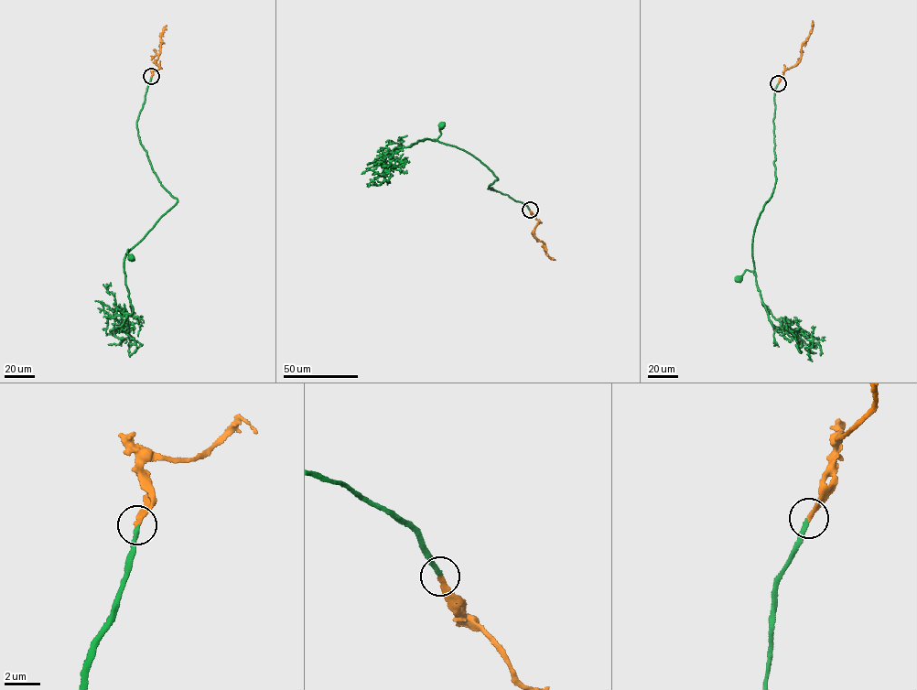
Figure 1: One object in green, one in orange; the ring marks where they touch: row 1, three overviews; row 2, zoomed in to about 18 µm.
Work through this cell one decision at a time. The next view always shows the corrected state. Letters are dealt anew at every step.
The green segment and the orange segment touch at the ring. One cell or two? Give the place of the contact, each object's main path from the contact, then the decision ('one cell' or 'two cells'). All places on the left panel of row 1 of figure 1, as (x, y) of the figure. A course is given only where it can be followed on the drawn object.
place (151, 76); course green (151, 76), (136, 122), (138, 135), (161, 185), (178, 202), (145, 237), (127, 252), (128, 249), (131, 258); course orange (151, 76), (152, 70), (160, 67), (156, 60), (162, 43), (161, 34), (167, 25); one cell

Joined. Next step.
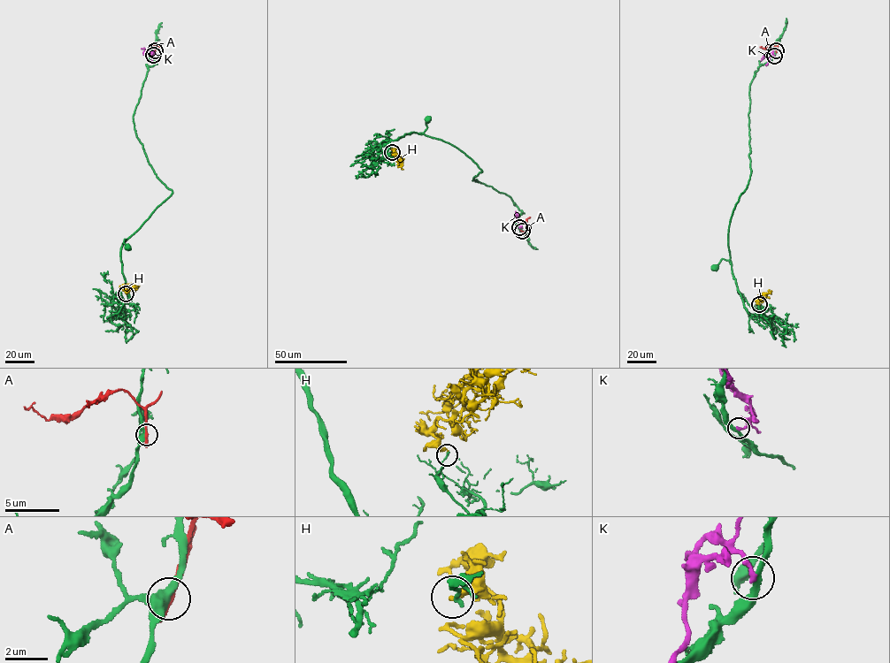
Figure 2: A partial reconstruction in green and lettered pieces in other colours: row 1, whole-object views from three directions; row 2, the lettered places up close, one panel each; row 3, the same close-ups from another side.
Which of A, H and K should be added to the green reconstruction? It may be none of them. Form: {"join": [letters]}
{"join": []}

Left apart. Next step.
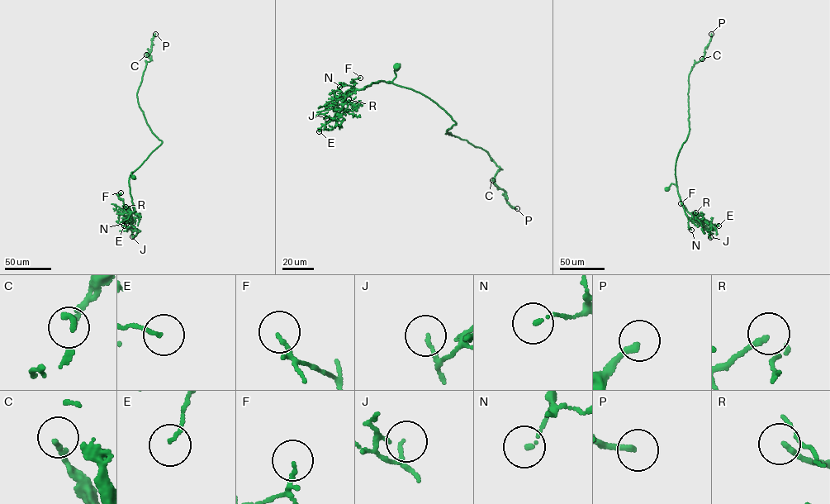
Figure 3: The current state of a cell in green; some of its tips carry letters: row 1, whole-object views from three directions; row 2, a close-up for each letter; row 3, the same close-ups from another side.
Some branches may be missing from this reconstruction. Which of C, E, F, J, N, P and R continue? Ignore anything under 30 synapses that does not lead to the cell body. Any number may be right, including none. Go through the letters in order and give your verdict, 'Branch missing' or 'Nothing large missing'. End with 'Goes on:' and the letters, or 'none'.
C: Nothing large missing
E: Nothing large missing
F: Nothing large missing
J: Nothing large missing
N: Nothing large missing
P: Branch missing
R: Branch missing
Goes on: P, R

